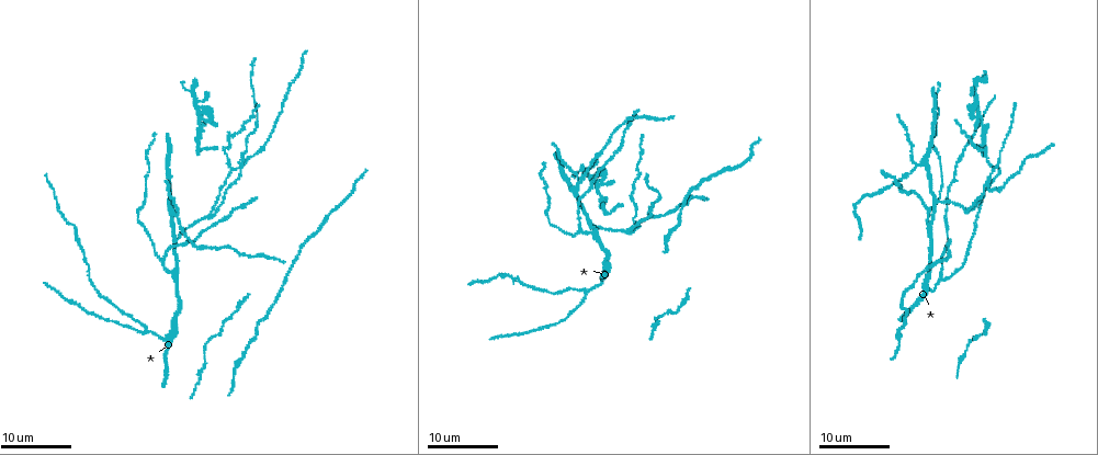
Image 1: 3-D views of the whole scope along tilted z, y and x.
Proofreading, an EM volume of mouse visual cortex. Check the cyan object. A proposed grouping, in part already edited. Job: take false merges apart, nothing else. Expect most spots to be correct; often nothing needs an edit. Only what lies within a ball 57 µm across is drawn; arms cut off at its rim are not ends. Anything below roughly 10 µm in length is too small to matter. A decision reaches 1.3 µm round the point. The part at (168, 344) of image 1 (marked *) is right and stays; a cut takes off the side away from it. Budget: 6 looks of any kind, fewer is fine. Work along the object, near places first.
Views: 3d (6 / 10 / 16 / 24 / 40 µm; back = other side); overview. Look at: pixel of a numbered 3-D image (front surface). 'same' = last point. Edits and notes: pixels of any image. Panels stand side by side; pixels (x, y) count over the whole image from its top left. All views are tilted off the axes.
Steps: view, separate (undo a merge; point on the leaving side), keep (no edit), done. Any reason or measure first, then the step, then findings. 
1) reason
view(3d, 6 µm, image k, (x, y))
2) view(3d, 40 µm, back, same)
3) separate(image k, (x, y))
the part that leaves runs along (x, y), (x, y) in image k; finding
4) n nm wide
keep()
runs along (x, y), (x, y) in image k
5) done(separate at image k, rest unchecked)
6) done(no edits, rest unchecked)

thin arm on a thick one
view(3d, 24 µm, image 1, (633, 202))

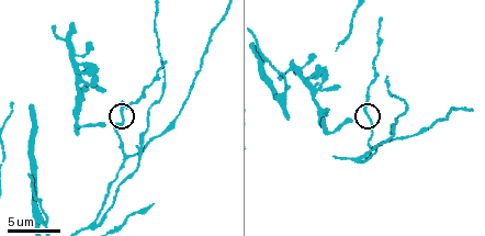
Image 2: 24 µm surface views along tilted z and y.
closer look
view(3d, 6 µm, image 2, (120, 115))

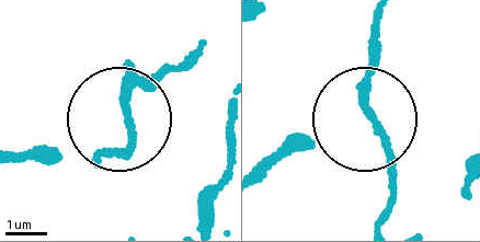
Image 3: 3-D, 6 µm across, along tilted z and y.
keep()
runs along (101, 157), (123, 149), (126, 122), (31, 157) in image 3; one neuron here

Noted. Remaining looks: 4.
view(3d, 10 µm, image 2, (283, 96))

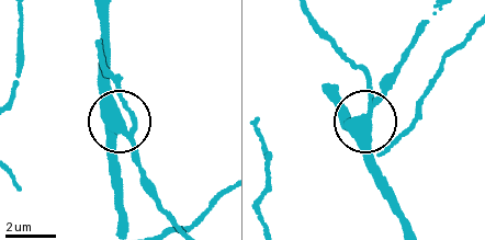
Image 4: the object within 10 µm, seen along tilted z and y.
4 arms
keep()
runs along (119, 223), (113, 158), (120, 121), (106, 52) in image 4; one neuron here

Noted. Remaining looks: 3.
three arms meet
view(3d, 10 µm, image 2, (125, 156))

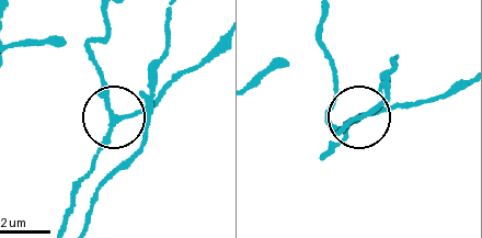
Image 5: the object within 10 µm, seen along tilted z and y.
3 arms
keep()
continuous, no second neuron

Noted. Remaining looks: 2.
done(no edits, rest unchecked)

